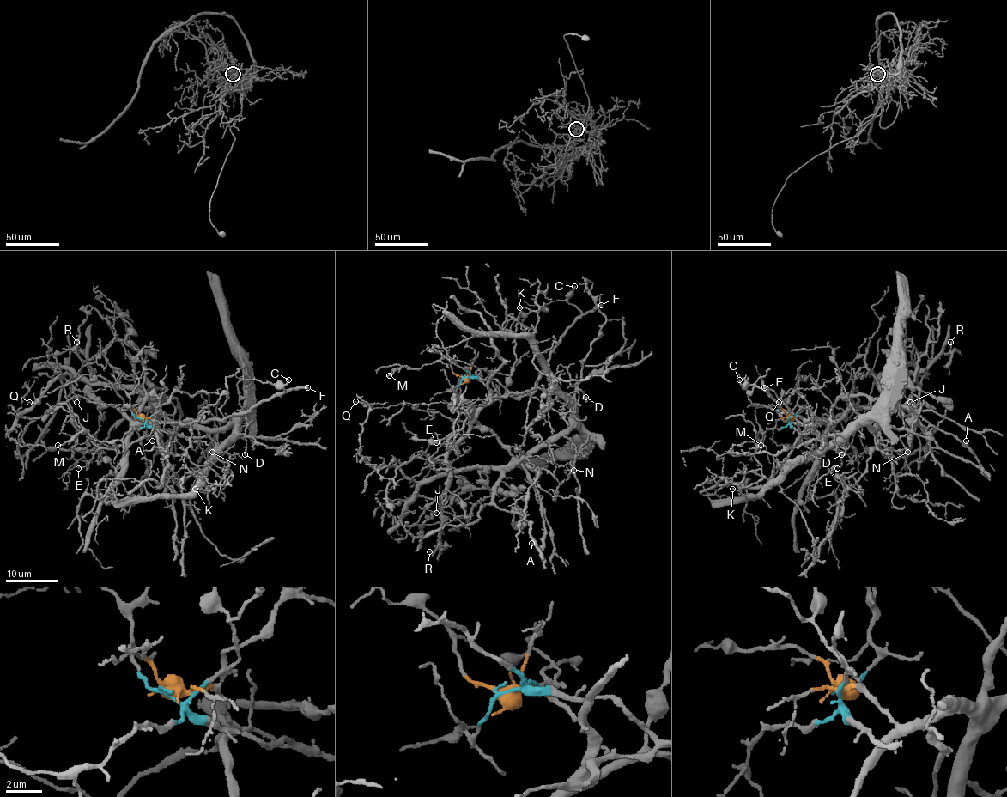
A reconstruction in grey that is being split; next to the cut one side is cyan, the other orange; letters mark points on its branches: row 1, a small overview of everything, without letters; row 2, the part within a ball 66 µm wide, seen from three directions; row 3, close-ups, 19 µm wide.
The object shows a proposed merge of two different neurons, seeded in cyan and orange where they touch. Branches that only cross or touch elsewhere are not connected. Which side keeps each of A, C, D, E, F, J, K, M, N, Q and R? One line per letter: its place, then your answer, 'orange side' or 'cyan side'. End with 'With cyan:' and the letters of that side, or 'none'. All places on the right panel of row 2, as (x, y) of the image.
A: (966, 441) | orange side
C: (739, 380) | orange side
D: (841, 454) | cyan side
E: (837, 468) | orange side
F: (764, 387) | orange side
J: (910, 402) | orange side
K: (732, 489) | cyan side
M: (761, 445) | cyan side
N: (907, 452) | cyan side
Q: (779, 402) | orange side
R: (950, 342) | orange side
With cyan: D, K, M, N

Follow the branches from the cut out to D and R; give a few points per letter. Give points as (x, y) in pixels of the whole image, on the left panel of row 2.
D: (141, 418), (156, 428), (185, 436), (209, 436), (217, 443), (228, 443), (242, 435), (246, 443), (245, 455)
R: (141, 418), (154, 418), (159, 428), (136, 423), (112, 405), (99, 405), (86, 353), (76, 341)

